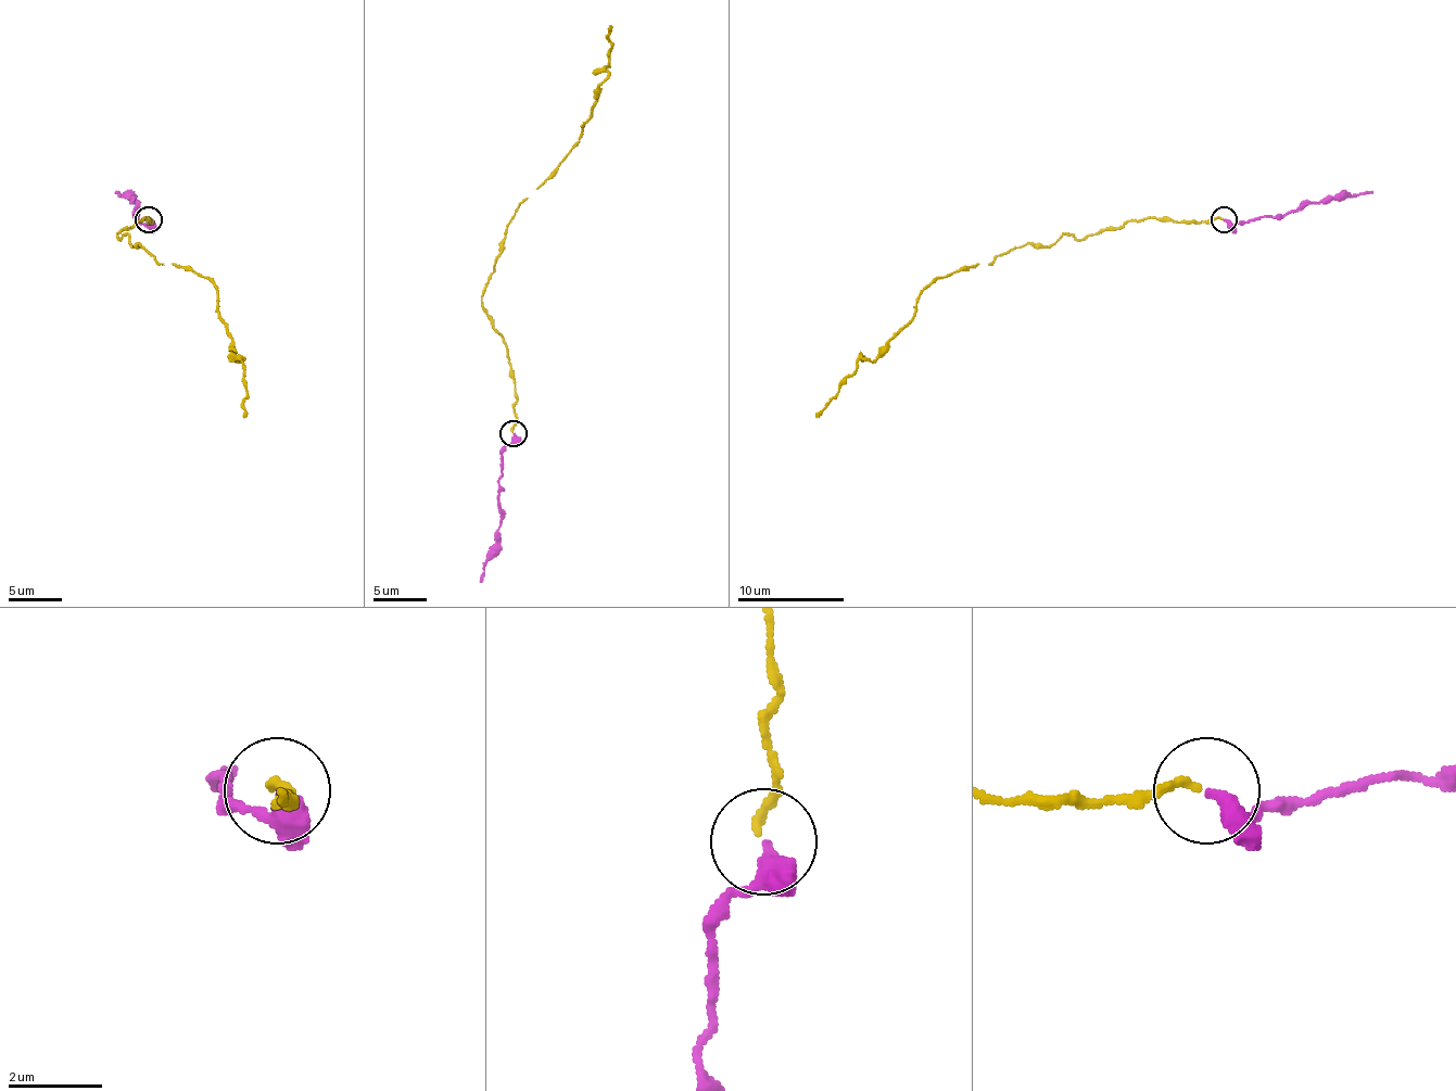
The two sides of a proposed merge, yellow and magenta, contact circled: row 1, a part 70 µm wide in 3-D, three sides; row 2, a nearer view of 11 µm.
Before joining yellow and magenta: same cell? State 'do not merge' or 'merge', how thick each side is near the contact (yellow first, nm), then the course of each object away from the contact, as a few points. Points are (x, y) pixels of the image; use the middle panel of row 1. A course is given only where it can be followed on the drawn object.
merge; 170 nm thick on the yellow side, 280 nm on the other; yellow runs (511, 432), (517, 392), (508, 350), (482, 304), (484, 286), (508, 221), (581, 136), (608, 74), (610, 26); magenta runs (514, 432), (514, 441), (504, 452), (498, 494), (501, 525), (495, 556), (479, 582)

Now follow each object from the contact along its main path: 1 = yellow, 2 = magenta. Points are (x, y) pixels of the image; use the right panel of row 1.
1: (1223, 218), (1140, 218), (956, 269), (919, 296), (913, 317), (878, 355), (860, 360), (817, 417)
2: (1223, 218), (1242, 224), (1284, 216), (1316, 203), (1372, 192)

